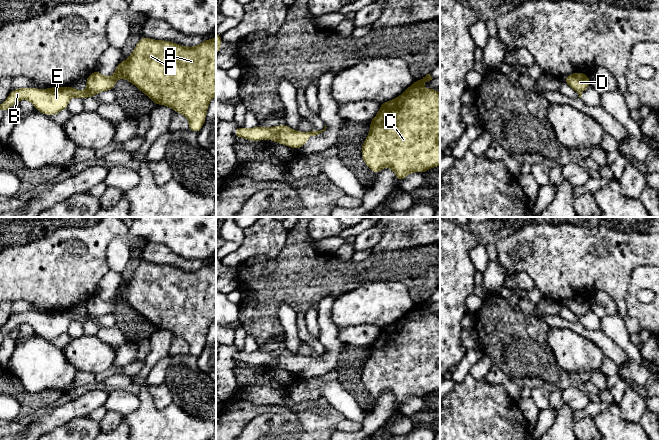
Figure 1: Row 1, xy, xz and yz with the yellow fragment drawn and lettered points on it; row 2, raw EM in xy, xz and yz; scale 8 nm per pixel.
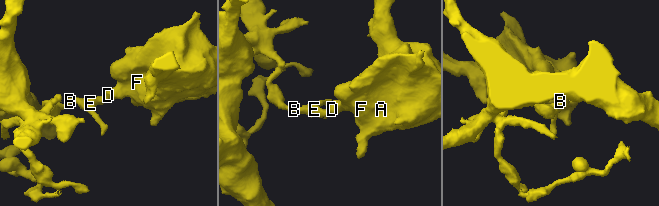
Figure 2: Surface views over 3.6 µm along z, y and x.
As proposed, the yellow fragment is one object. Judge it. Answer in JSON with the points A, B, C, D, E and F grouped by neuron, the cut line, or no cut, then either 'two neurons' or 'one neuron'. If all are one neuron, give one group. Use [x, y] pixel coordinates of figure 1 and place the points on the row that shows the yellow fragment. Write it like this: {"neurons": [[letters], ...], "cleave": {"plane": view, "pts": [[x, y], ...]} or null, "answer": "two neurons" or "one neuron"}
{"neurons": [["A", "C", "D", "F"], ["B", "E"]], "cleave": {"plane": "xy", "pts": [[87, 89], [95, 93]]}, "answer": "two neurons"}

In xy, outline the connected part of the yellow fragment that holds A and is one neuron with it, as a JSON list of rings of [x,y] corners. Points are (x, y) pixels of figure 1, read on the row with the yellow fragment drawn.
[[[142,36],[130,57],[118,63],[112,76],[105,77],[96,70],[85,80],[88,90],[99,93],[113,90],[117,80],[121,77],[146,94],[155,105],[166,105],[175,112],[183,114],[190,124],[188,130],[198,133],[204,125],[210,100],[216,96],[216,36],[194,47],[185,47],[171,41],[153,40]]]

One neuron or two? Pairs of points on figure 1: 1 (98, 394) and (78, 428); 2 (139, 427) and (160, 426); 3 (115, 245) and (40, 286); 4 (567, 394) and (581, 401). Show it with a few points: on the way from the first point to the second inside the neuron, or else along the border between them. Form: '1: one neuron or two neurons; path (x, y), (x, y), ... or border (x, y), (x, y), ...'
1: two neurons; border (88, 415), (73, 417), (63, 425)
2: one neuron; path (144, 427), (155, 427)
3: two neurons; border (125, 234), (116, 236), (109, 243), (106, 254)
4: one neuron; path (570, 395), (578, 399)

